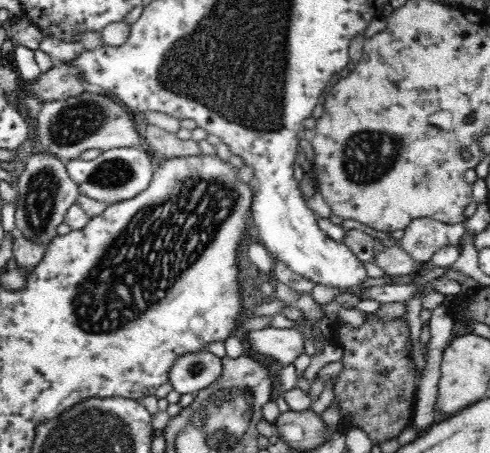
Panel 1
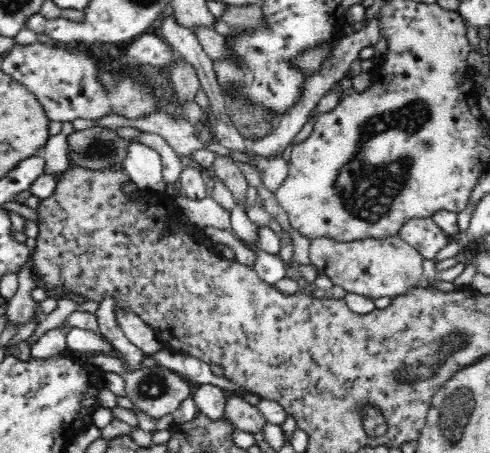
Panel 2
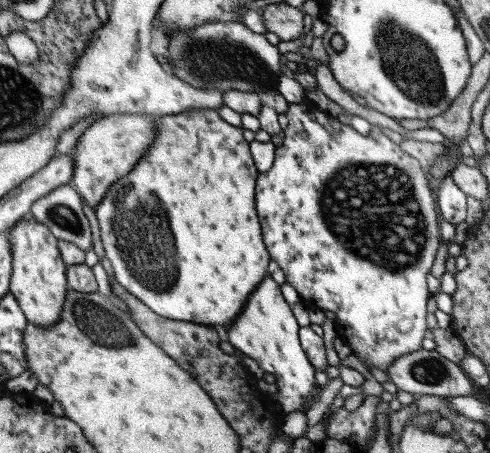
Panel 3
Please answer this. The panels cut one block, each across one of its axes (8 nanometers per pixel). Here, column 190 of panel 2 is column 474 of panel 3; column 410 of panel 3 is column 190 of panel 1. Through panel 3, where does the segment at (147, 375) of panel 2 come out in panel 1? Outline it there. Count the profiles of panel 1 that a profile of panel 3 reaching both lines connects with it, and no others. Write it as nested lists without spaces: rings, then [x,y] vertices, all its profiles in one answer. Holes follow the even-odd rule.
[[[190,352],[180,356],[168,372],[170,384],[176,392],[198,394],[212,386],[222,374],[222,360],[212,352]]]

